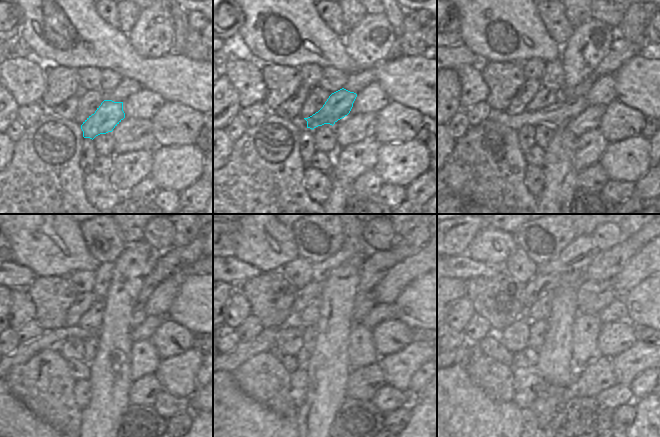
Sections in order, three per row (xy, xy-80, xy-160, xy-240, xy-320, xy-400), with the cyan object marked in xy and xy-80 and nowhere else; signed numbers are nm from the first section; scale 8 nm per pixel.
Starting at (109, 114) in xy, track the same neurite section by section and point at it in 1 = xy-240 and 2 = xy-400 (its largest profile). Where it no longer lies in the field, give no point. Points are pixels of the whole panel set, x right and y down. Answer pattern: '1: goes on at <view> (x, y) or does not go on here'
1: goes on at xy-240 (150, 283)
2: goes on at xy-400 (607, 263)

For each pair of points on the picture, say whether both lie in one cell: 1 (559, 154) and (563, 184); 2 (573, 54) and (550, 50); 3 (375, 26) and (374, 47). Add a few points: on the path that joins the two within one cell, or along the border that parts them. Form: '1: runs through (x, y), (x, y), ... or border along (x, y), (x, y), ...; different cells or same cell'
1: runs through (559, 161), (561, 177); same cell
2: border along (561, 46), (561, 55), (558, 58); different cells
3: runs through (375, 31), (374, 42); same cell

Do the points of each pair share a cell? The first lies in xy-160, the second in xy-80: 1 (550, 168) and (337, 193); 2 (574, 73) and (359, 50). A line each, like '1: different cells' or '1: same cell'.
1: same cell
2: same cell

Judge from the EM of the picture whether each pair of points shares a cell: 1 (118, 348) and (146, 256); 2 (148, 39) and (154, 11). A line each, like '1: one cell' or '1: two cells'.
1: one cell
2: one cell

